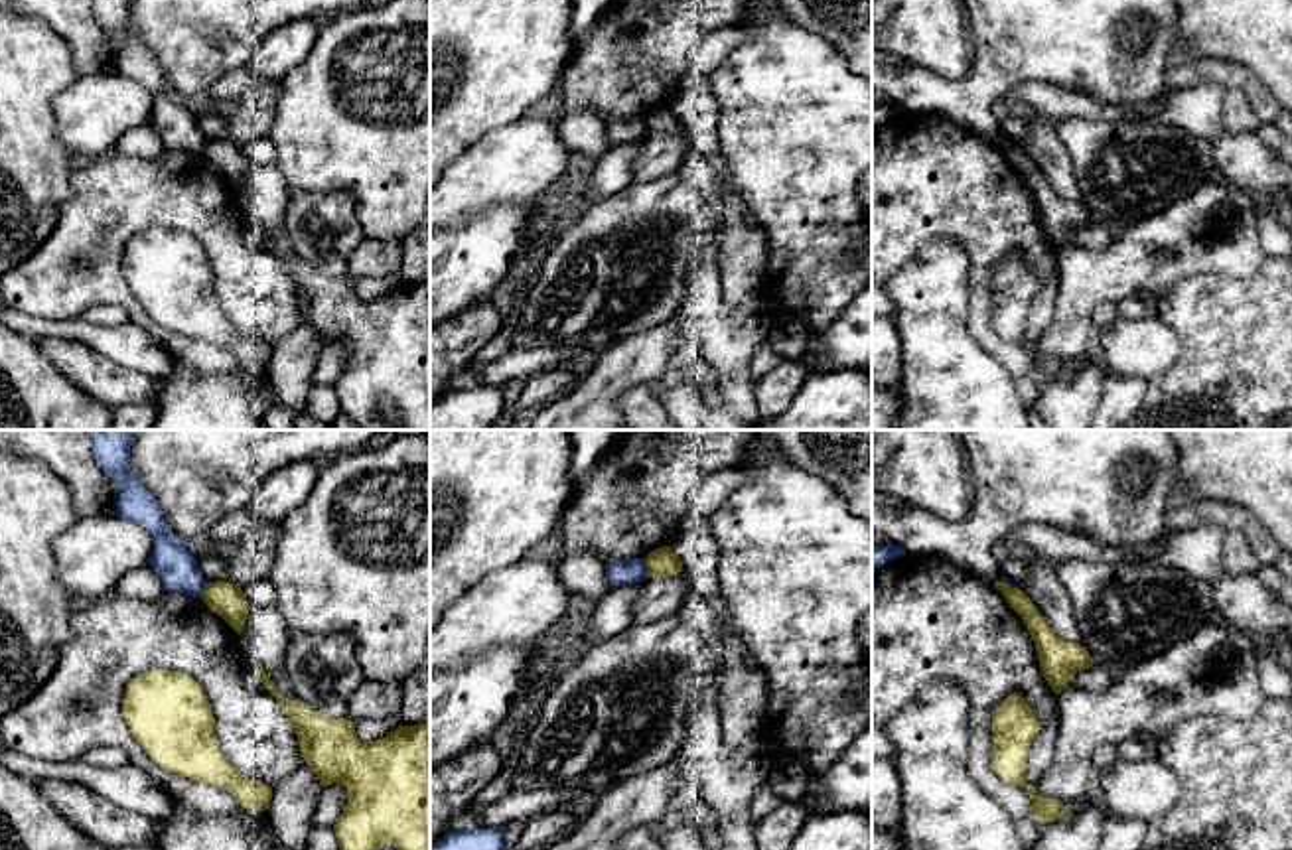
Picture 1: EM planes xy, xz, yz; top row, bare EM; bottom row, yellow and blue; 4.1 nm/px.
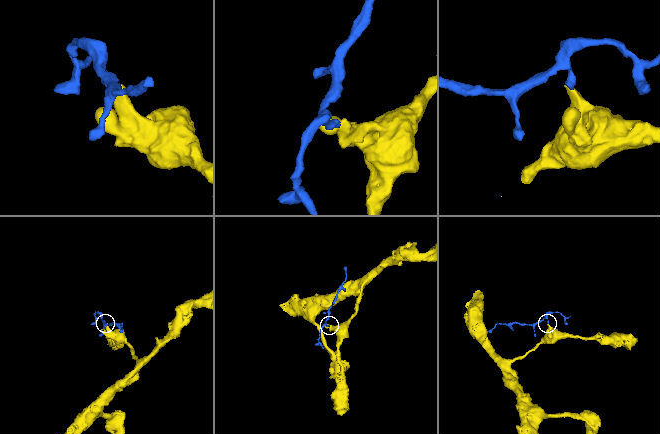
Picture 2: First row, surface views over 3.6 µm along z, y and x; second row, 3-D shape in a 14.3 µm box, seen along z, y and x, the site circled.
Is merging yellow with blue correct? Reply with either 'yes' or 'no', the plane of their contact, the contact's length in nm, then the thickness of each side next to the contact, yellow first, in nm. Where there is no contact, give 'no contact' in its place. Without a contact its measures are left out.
no | xz | 80 nm | 110/100 nm

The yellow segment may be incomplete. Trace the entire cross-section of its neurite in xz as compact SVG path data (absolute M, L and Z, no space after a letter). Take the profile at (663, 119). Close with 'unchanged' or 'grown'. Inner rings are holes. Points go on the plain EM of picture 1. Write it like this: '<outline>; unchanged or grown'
M661 105L649 110L645 122L647 122L647 136L677 134L682 126L682 120L679 118L679 114L673 110L671 105Z; unchanged

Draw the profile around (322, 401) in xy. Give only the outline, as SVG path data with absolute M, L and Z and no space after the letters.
M312 385L306 398L306 412L323 424L333 424L341 414L333 385Z

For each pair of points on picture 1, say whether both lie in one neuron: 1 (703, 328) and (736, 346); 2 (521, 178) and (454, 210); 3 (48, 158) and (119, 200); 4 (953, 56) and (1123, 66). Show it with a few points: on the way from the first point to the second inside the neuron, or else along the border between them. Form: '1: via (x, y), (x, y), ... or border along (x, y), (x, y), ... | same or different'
1: via (711, 330), (728, 340) | same
2: via (505, 178), (486, 178), (470, 194) | same
3: border along (77, 168), (60, 217) | different
4: border along (969, 20), (969, 70), (961, 77), (930, 71) | different

